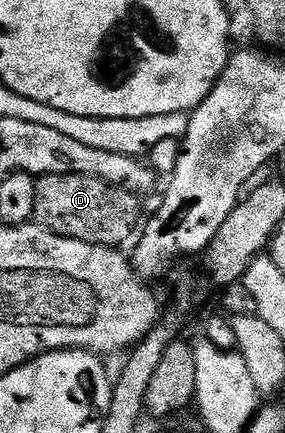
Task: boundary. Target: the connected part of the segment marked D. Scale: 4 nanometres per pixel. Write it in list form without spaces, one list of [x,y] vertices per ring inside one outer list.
[[[83,174],[38,176],[35,179],[33,220],[56,236],[120,249],[137,224],[137,200],[134,193],[109,185],[98,177]]]

